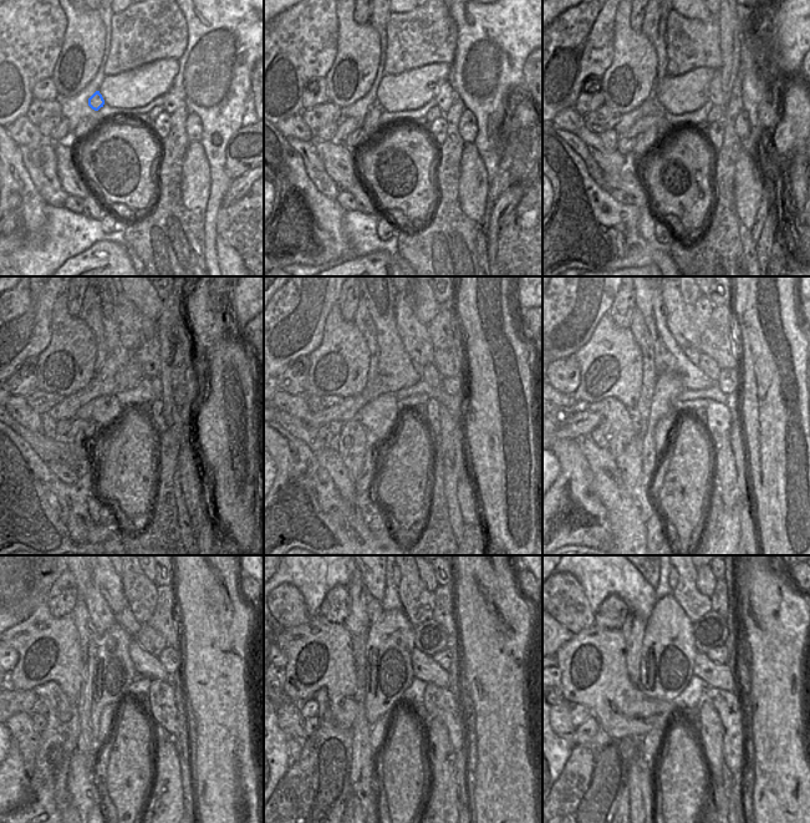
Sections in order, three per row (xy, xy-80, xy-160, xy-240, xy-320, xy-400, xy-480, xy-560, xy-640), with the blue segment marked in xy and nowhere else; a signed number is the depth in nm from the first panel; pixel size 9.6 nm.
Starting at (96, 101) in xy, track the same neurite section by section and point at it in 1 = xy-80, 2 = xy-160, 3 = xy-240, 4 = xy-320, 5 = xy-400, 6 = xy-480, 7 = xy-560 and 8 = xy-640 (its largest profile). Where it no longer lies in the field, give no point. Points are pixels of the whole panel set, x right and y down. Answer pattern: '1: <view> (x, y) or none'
1: xy-80 (371, 126)
2: xy-160 (645, 141)
3: xy-240 (81, 431)
4: xy-320 (352, 441)
5: xy-400 (630, 462)
6: xy-480 (81, 786)
7: xy-560 (361, 798)
8: xy-640 (640, 773)

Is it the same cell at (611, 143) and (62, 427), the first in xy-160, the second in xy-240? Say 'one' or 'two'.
two

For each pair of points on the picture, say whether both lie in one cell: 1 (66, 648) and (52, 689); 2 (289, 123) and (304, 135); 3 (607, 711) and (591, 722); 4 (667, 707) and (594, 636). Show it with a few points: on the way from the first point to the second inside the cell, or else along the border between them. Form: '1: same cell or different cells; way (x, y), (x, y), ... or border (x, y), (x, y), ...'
1: different cells; border (32, 689), (47, 681), (55, 681), (75, 702)
2: same cell; way (293, 126), (300, 131)
3: different cells; border (592, 714), (600, 726)
4: same cell; way (643, 707), (604, 669), (604, 660)

